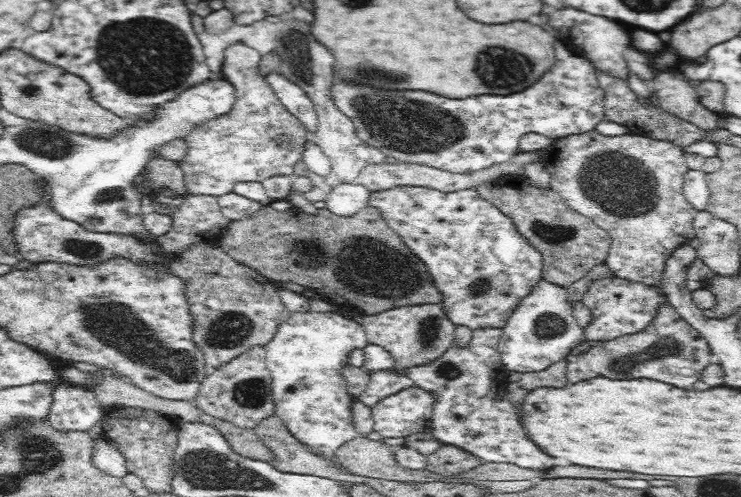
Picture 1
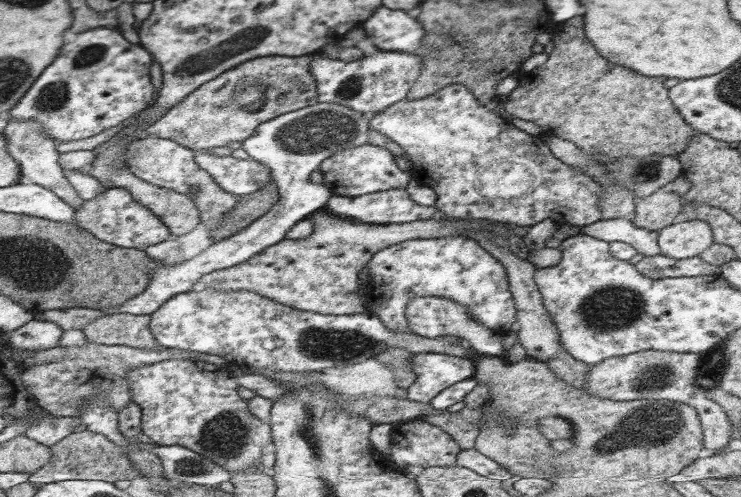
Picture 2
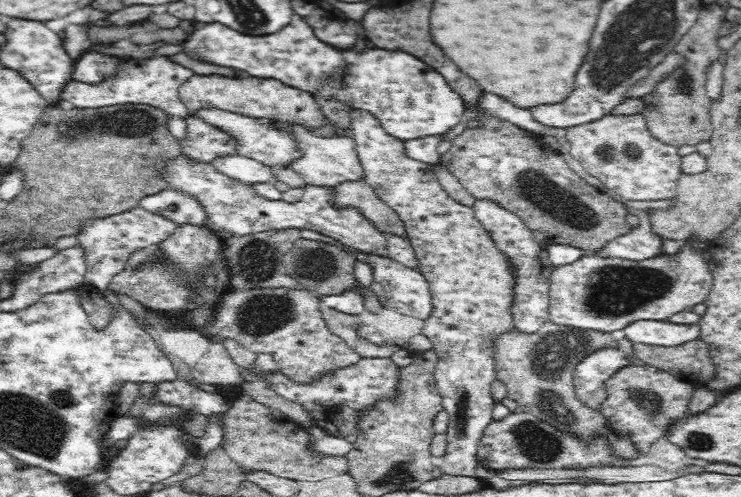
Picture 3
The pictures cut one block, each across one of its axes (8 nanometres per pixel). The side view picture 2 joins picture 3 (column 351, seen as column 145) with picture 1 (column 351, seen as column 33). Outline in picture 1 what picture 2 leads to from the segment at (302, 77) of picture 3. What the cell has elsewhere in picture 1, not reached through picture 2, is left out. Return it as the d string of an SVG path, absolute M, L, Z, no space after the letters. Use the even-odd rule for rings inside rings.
M558 40L554 45L554 51L556 62L554 67L550 69L550 72L544 74L544 76L534 82L532 86L529 86L526 90L522 90L522 92L518 92L518 94L510 94L508 96L486 94L486 96L476 96L474 98L468 98L468 100L446 100L446 98L440 98L440 96L434 96L434 94L428 94L428 92L382 92L382 94L380 94L380 92L370 90L370 88L350 88L350 86L342 88L342 86L336 86L336 84L334 84L333 97L335 98L339 110L352 119L360 138L368 144L378 148L378 150L381 150L386 156L396 158L402 162L423 164L436 169L448 170L449 172L474 172L474 170L488 168L493 166L493 164L506 162L513 158L514 154L520 152L520 140L525 134L535 132L550 140L561 139L565 136L579 135L588 131L594 131L595 126L600 121L604 120L604 92L598 86L592 63L584 58L582 54L578 54L570 48L570 46L565 45L561 40Z

